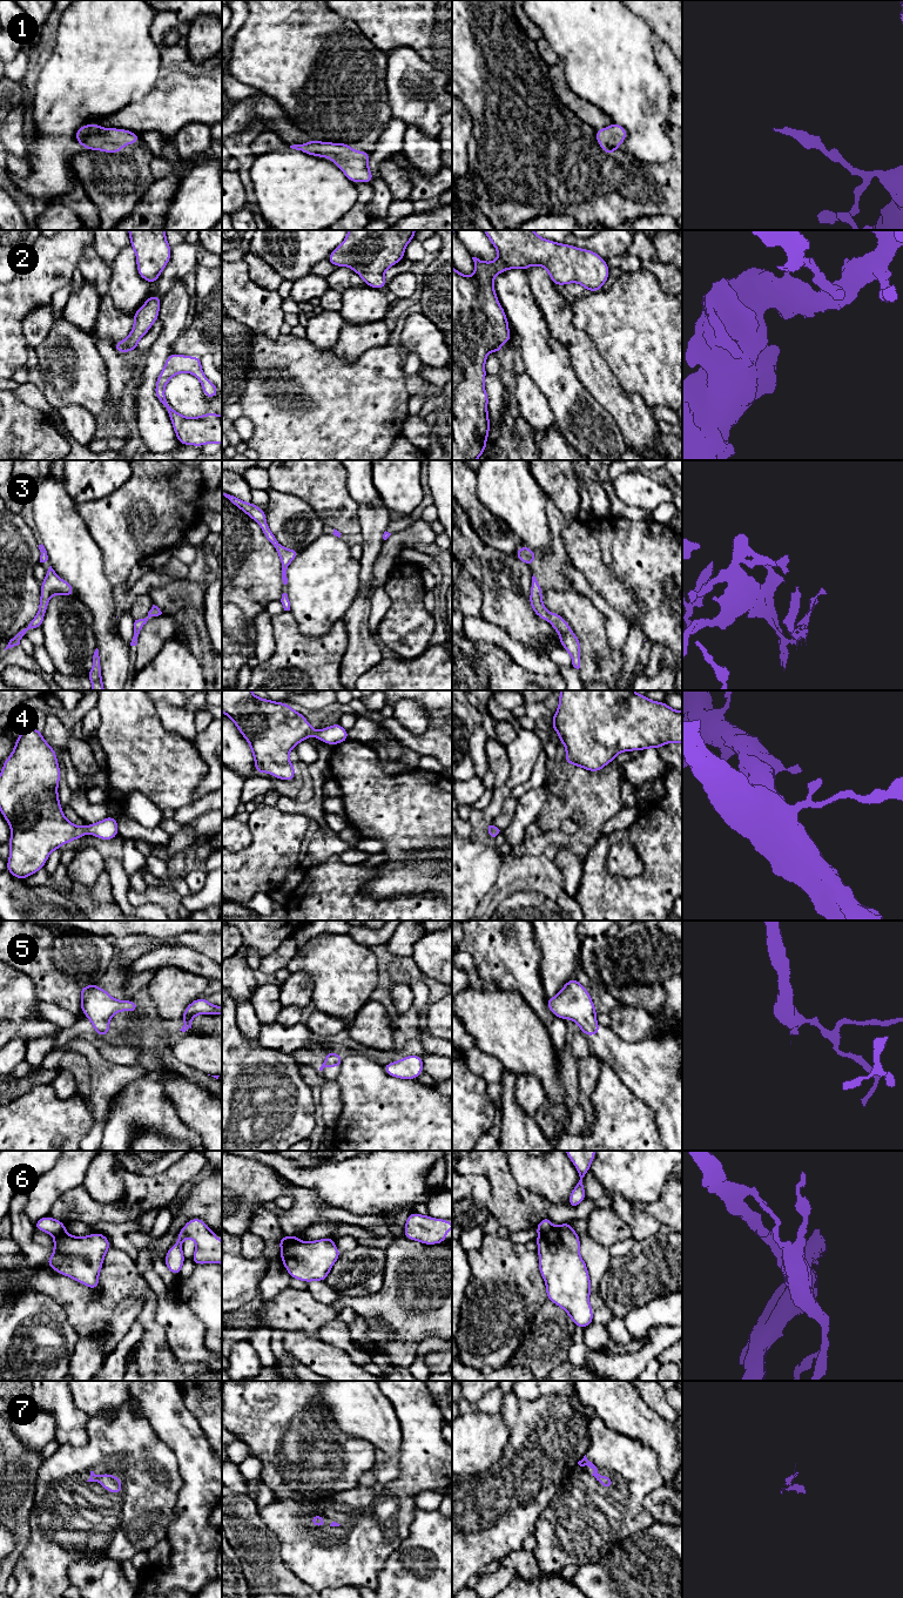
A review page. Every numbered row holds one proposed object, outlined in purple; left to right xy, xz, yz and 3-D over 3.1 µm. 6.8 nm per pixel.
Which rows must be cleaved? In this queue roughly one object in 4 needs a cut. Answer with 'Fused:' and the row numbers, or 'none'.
Fused: 6

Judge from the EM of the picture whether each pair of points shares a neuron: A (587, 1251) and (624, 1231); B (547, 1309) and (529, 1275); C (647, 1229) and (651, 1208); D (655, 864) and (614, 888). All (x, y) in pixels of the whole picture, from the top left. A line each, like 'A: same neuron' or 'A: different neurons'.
A: different neurons
B: different neurons
C: different neurons
D: same neuron

